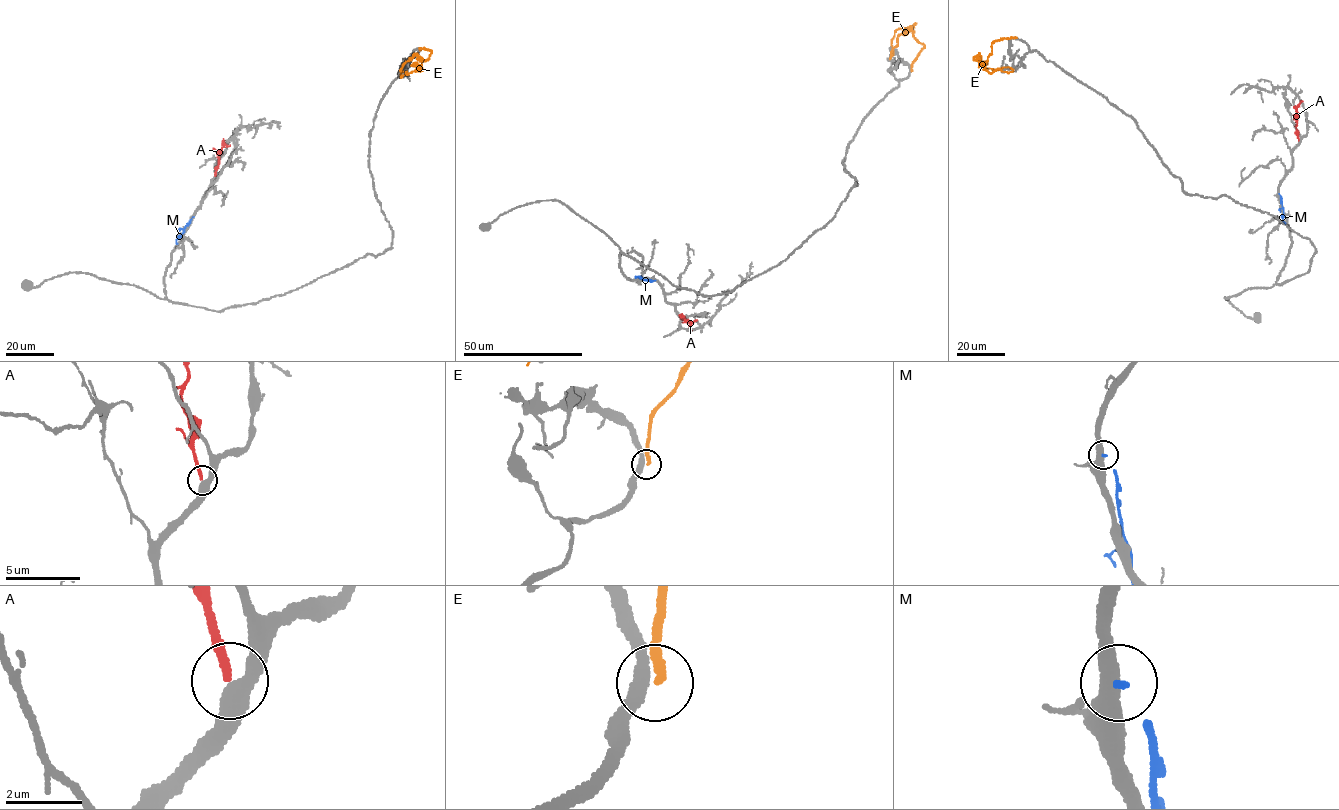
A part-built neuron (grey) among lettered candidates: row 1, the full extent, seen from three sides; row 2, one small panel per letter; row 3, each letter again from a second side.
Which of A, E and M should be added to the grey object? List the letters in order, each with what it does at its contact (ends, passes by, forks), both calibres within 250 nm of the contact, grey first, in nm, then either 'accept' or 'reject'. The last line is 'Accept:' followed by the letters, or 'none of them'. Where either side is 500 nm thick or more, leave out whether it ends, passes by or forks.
A: it ends there; 460 nm thick on the grey side, 220 nm on the other; accept
E: it ends there; 320 nm thick on the grey side, 200 nm on the other; reject
M: it ends there; 440 nm thick on the grey side, 120 nm on the other; reject
Accept: A

